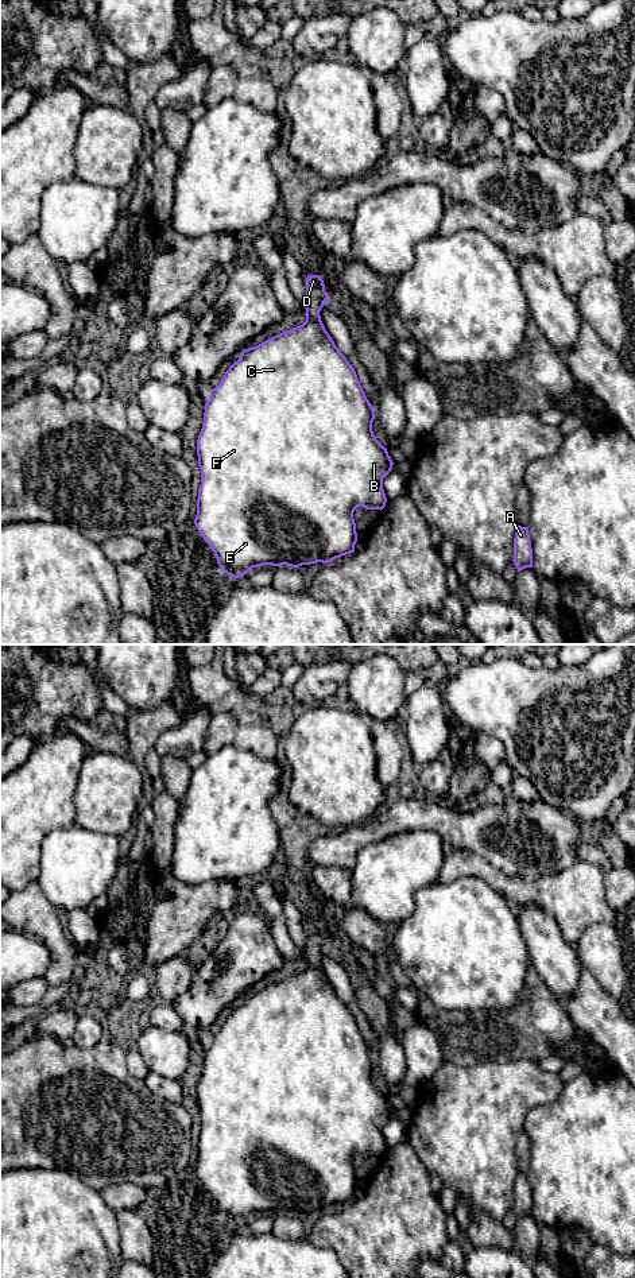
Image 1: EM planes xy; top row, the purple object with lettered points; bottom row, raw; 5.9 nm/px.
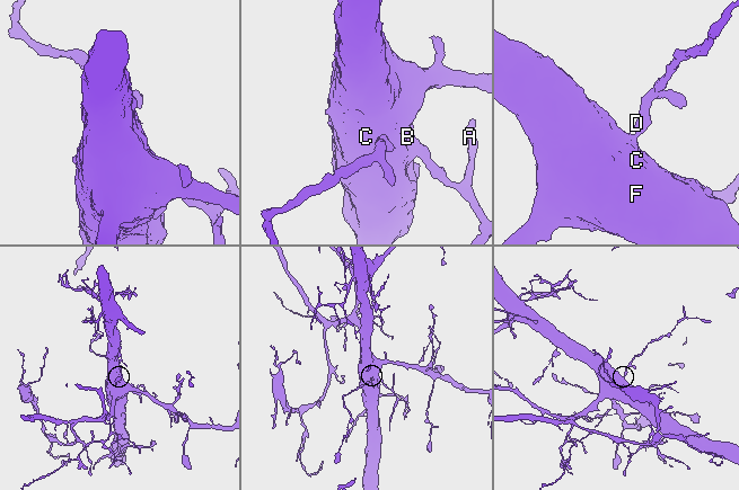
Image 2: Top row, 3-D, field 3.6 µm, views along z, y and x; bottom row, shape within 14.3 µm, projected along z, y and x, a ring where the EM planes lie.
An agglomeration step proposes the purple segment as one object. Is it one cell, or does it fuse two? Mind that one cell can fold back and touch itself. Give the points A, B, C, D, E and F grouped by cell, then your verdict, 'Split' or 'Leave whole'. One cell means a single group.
Groups: A B C D E F. Leave whole

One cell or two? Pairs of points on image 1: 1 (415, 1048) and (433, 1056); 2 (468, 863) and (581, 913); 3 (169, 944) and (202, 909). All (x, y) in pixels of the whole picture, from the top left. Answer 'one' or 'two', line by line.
1: one
2: one
3: one

